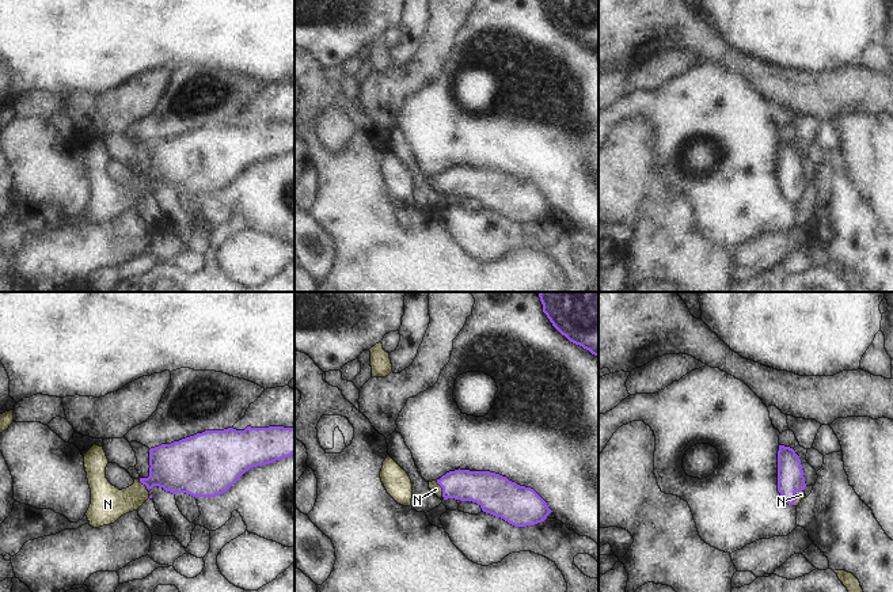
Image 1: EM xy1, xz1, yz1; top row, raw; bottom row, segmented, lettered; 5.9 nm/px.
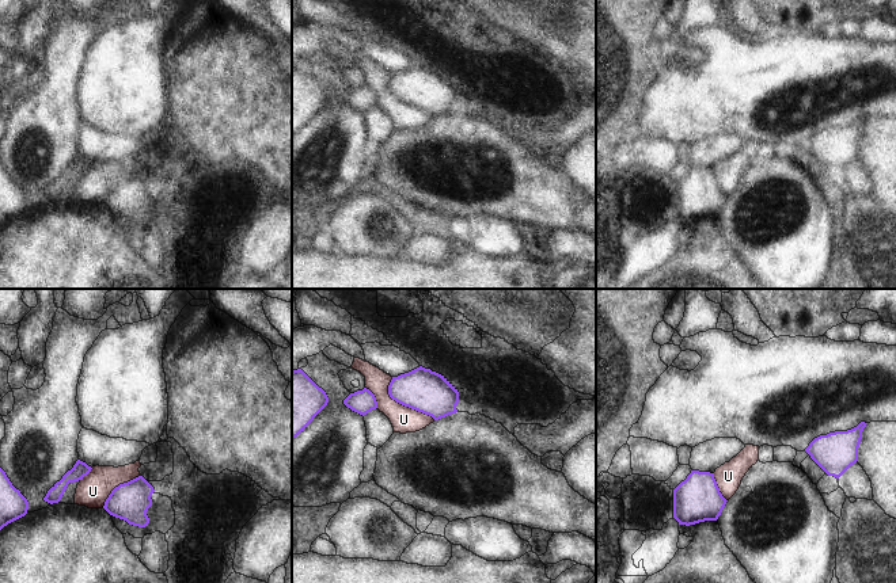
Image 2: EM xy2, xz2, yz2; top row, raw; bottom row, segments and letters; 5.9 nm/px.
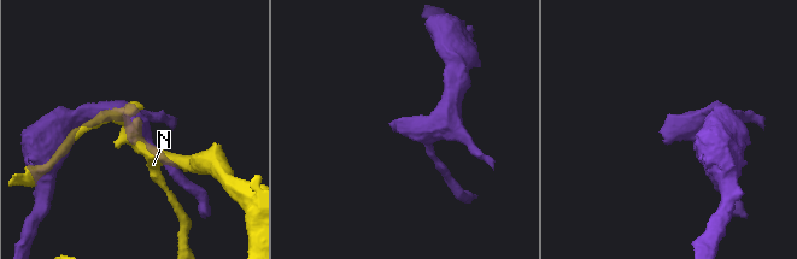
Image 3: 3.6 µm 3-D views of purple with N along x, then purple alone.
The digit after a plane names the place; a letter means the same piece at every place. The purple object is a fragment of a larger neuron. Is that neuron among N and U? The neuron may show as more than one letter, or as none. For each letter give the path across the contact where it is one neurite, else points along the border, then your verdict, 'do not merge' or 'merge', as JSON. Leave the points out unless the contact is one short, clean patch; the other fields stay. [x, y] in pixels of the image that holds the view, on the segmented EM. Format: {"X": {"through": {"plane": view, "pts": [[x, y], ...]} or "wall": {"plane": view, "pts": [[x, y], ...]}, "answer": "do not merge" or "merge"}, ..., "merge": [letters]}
{"N": {"through": {"plane": "xz1", "pts": [[485, 488], [443, 490], [436, 489]]}, "answer": "merge"}, "U": {"wall": {"plane": "xz2", "pts": [[391, 377], [388, 395], [393, 399], [435, 419]]}, "answer": "do not merge"}, "merge": ["N"]}

